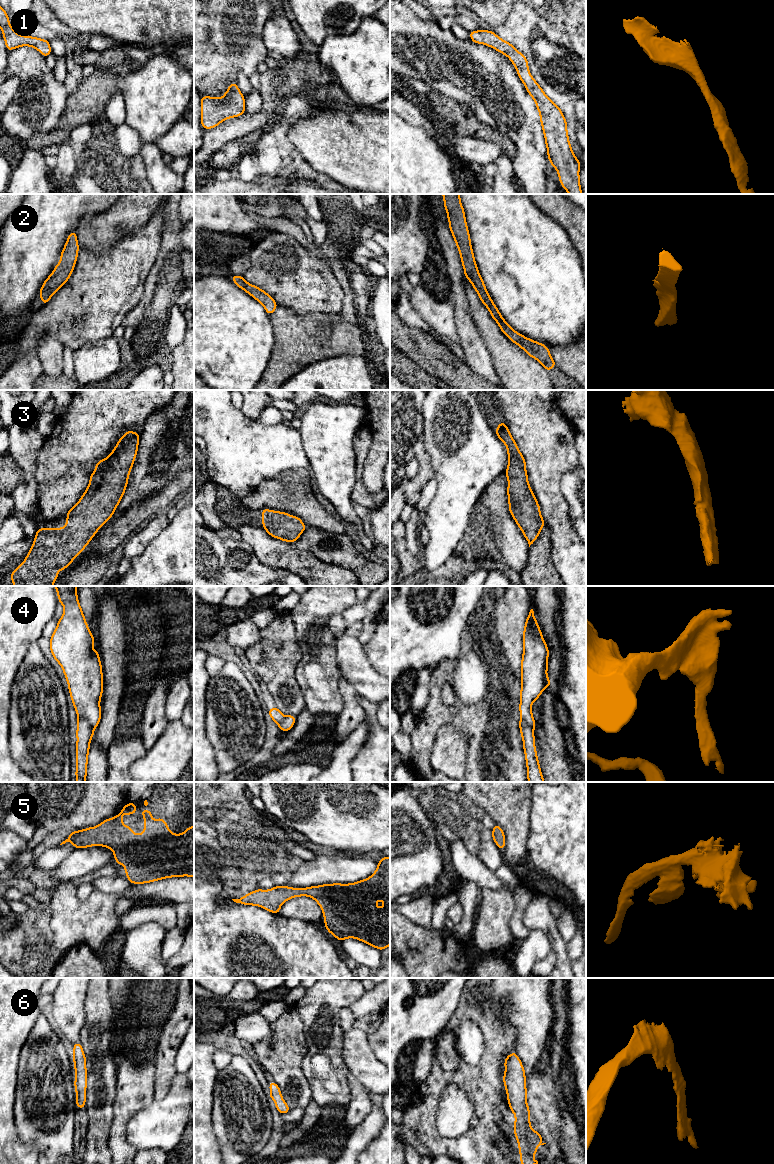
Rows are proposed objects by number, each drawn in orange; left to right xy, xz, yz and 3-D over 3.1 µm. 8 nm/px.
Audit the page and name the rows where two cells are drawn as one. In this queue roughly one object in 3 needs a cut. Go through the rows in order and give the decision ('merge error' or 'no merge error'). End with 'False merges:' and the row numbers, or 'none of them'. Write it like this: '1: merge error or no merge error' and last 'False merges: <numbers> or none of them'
1: no merge error
2: no merge error
3: no merge error
4: merge error
5: no merge error
6: no merge error
False merges: 4

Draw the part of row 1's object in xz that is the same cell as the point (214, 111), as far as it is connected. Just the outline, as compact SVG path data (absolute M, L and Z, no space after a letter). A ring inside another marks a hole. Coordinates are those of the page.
M237 82L229 85L221 98L201 96L201 125L203 129L212 129L225 119L241 116L245 113L245 97Z

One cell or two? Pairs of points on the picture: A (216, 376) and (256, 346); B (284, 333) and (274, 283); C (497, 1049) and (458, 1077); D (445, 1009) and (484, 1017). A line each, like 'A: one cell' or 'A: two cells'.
A: one cell
B: two cells
C: one cell
D: two cells

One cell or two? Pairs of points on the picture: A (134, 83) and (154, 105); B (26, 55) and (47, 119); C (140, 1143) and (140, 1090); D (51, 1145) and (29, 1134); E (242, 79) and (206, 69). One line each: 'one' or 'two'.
A: one
B: one
C: two
D: one
E: two

